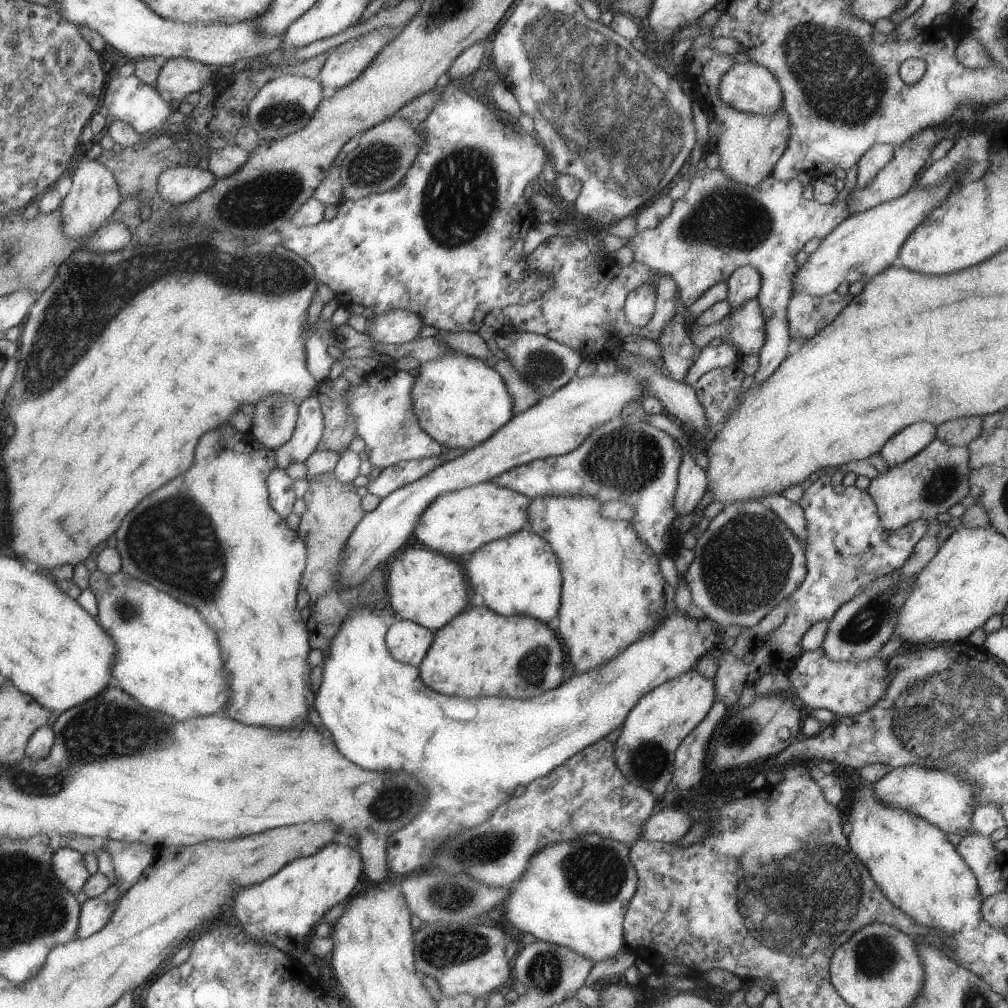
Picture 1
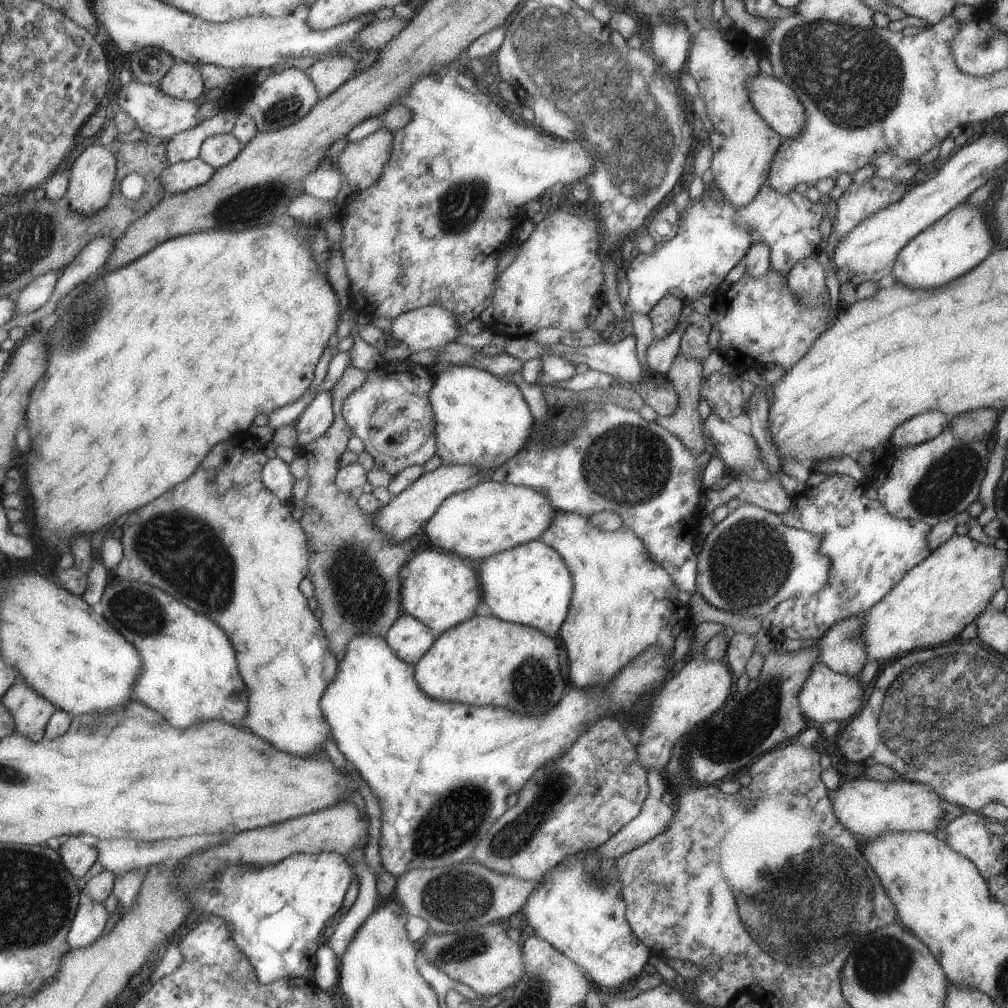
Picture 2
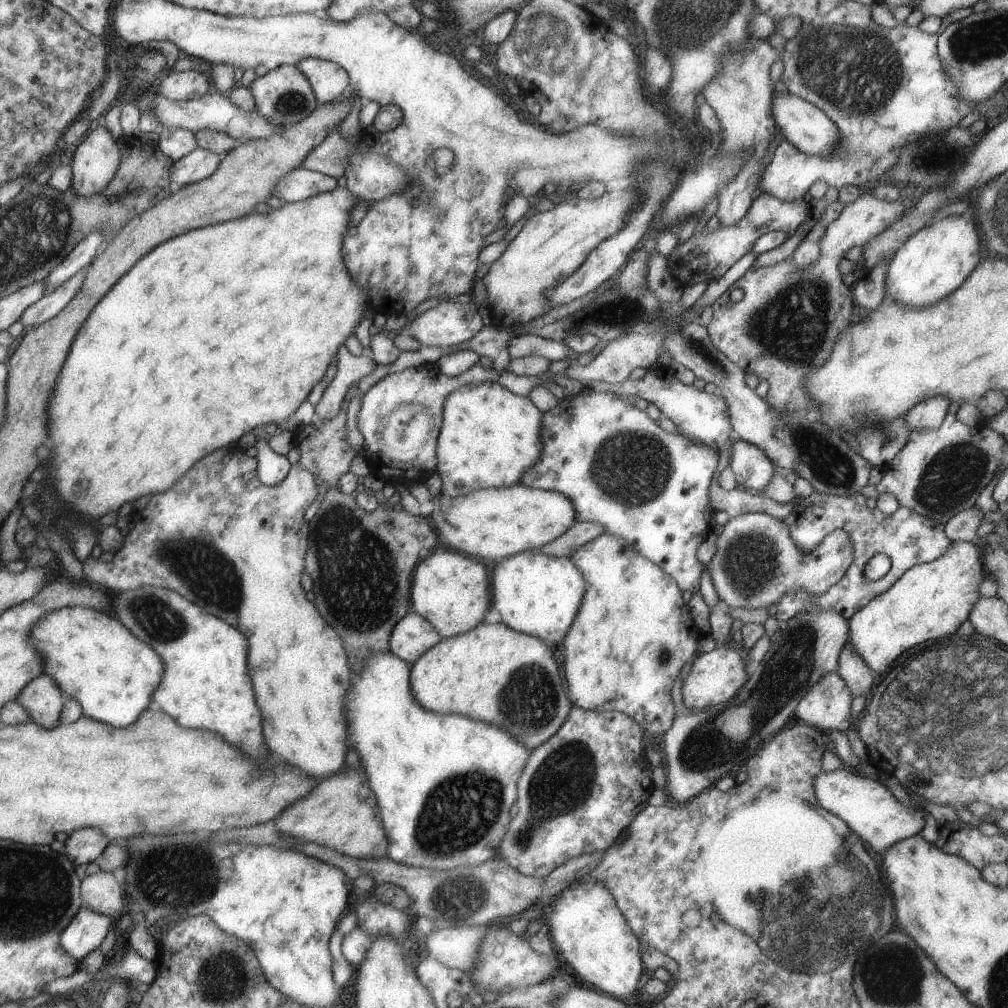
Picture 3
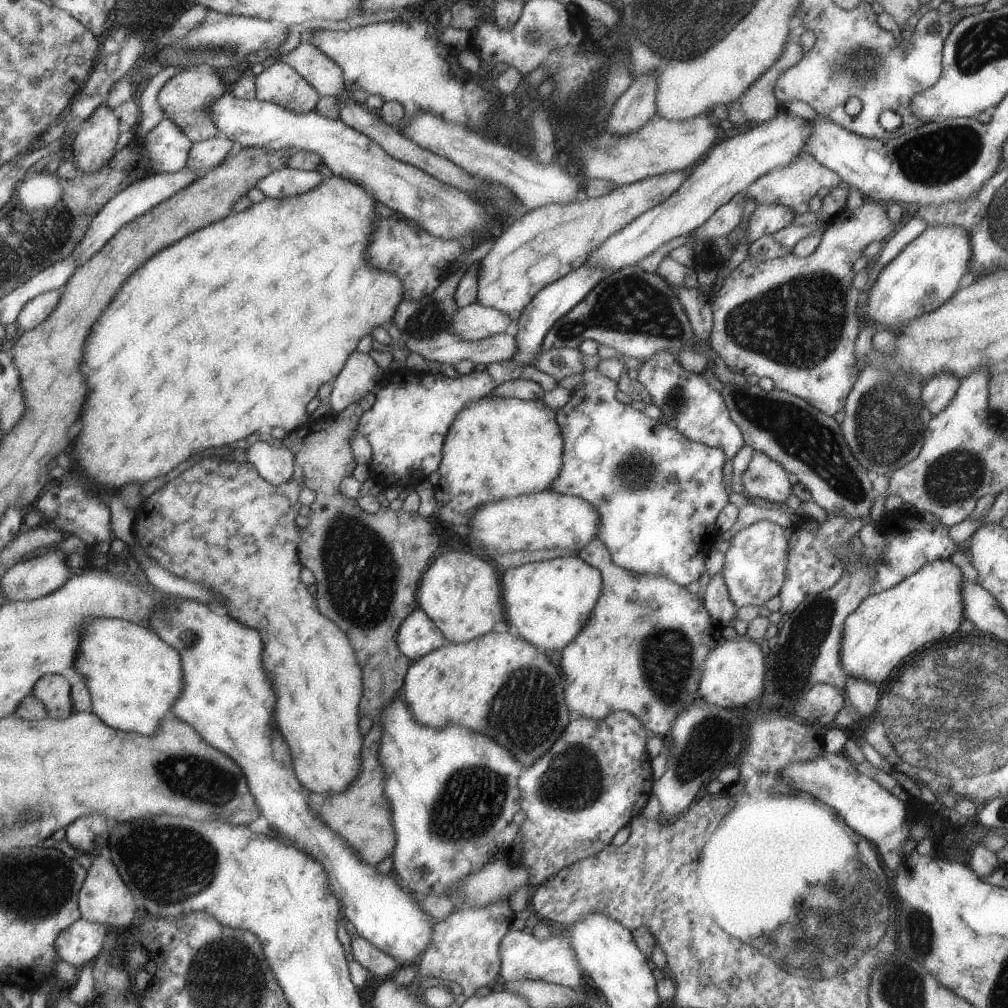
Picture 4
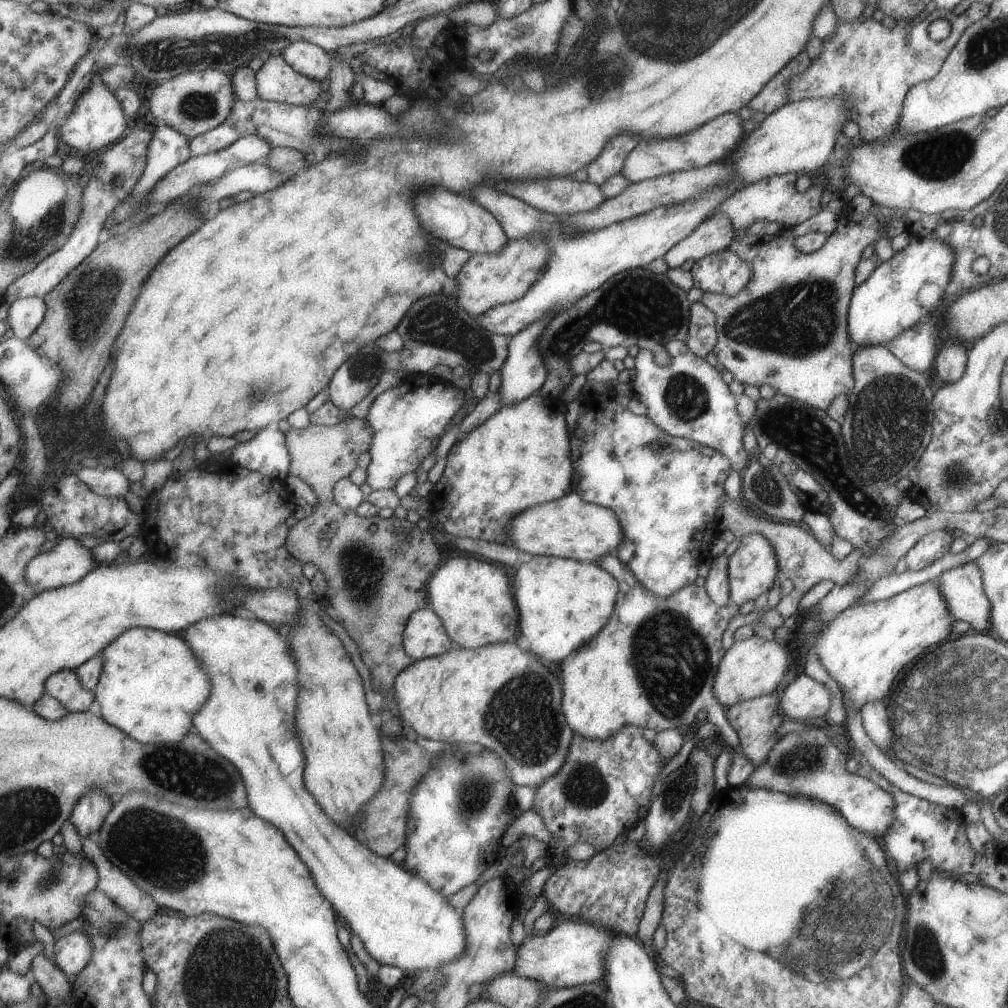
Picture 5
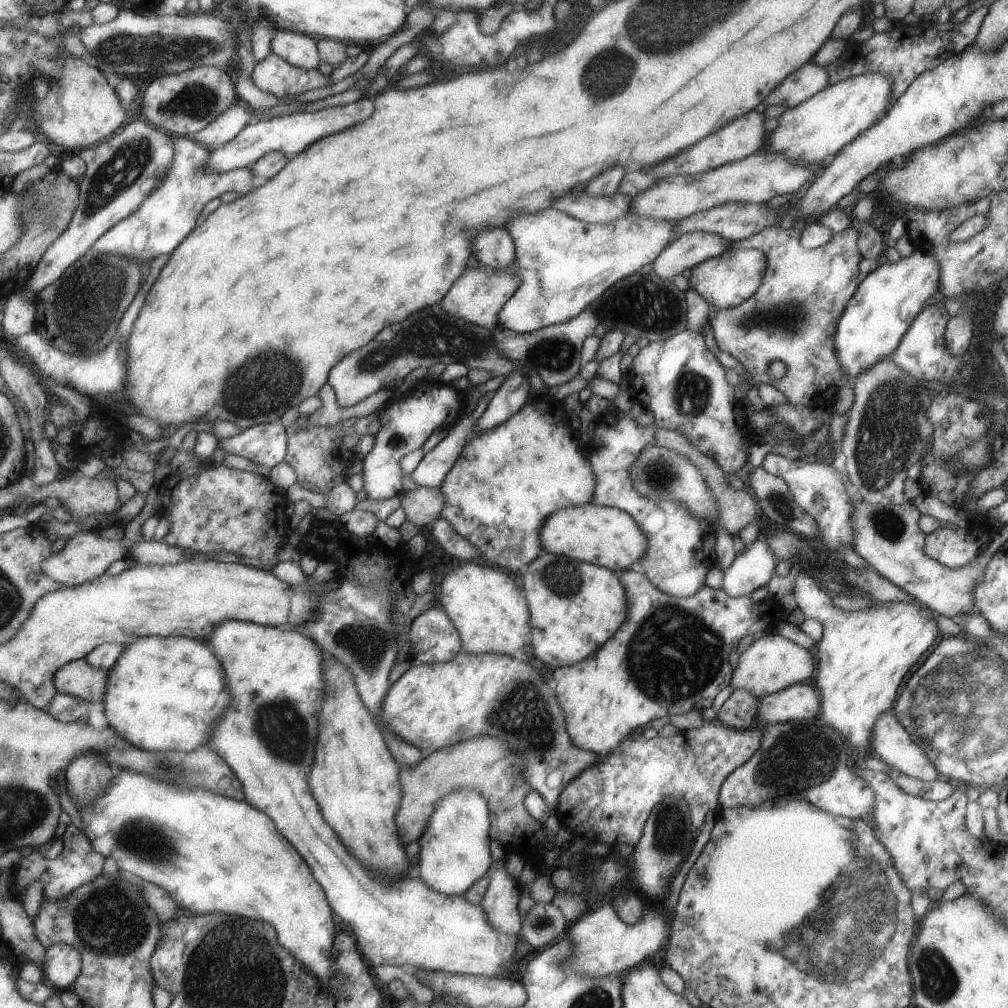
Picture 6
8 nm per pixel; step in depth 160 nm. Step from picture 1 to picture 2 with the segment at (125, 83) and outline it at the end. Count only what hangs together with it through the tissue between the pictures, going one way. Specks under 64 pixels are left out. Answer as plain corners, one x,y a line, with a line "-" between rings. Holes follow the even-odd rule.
135,78
126,85
121,85
117,92
117,106
131,117
135,126
144,136
159,136
170,138
178,132
193,128
198,123
197,109
199,105
194,101
182,101
172,96
163,94
157,84
147,84
137,81

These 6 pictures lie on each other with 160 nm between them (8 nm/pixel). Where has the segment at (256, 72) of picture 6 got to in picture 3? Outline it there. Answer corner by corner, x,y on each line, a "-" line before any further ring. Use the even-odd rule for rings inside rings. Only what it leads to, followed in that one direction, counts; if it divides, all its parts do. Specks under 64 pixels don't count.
281,65
276,69
259,71
249,89
255,110
276,127
289,127
298,123
318,104
309,81
295,65

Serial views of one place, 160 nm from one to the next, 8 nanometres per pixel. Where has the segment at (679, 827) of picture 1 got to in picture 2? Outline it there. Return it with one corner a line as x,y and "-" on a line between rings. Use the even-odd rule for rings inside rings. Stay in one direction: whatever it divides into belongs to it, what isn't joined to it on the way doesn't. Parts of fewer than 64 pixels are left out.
647,771
647,798
639,814
623,825
594,851
603,858
618,859
622,854
661,834
671,822
674,812
661,801
661,794
668,791
663,774

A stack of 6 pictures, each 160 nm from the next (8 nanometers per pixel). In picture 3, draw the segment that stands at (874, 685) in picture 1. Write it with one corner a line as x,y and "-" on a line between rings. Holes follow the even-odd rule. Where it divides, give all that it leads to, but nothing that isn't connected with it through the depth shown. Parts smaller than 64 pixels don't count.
835,671
827,672
817,682
814,682
808,692
799,699
794,714
819,731
823,732
831,728
845,732
853,725
851,708
849,707
852,698
851,691
847,688
845,681

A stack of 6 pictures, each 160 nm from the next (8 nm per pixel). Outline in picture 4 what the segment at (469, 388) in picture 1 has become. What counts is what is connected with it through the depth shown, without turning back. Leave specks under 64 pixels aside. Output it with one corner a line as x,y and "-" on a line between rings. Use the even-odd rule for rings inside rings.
487,395
468,402
455,416
444,436
441,460
438,466
440,479
433,486
435,512
456,531
468,526
471,513
486,502
516,497
549,489
562,461
563,439
555,422
555,411
548,409
541,399
525,400

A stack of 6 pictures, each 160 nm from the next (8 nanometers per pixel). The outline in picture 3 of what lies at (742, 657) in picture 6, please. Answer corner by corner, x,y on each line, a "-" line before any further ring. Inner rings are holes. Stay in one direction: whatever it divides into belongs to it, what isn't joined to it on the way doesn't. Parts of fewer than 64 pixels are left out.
716,645
713,650
697,655
684,676
681,687
682,703
690,709
703,710
725,703
733,703
738,699
740,686
748,677
741,663
738,649

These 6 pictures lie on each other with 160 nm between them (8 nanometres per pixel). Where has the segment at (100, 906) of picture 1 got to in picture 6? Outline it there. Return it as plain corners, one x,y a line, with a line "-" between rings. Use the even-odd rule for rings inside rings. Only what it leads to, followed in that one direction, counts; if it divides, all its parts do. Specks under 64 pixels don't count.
65,943
52,944
46,947
43,966
43,978
61,990
69,989
80,973
79,951

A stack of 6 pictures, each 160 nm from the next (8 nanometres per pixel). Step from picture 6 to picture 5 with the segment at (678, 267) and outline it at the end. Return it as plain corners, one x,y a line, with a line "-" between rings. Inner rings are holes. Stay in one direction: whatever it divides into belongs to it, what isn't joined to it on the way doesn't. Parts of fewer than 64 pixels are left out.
715,213
667,250
663,260
668,268
673,268
680,267
685,260
696,261
702,256
718,253
727,248
733,231
731,221
723,213

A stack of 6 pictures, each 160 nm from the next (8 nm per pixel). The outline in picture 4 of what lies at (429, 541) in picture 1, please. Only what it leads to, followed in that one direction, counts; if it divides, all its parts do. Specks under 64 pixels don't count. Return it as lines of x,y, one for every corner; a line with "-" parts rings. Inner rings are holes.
543,489
535,493
503,497
479,505
468,518
468,526
463,526
463,540
473,540
487,551
510,553
515,551
538,551
559,547
561,550
583,548
593,537
596,538
598,512
587,501
573,495
556,493
551,489

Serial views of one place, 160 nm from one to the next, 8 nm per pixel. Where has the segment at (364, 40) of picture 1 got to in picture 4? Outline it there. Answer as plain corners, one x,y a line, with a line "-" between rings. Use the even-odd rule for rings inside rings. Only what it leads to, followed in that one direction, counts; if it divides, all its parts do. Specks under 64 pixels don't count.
305,41
288,53
273,58
271,63
287,63
301,78
304,78
318,94
339,97
346,94
342,70
320,50

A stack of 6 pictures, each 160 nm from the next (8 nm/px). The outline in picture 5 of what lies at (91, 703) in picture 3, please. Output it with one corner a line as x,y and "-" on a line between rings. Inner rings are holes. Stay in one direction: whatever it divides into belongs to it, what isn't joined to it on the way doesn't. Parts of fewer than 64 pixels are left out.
131,627
111,639
98,654
102,669
92,695
107,724
140,743
176,743
192,730
191,717
204,704
210,684
179,634

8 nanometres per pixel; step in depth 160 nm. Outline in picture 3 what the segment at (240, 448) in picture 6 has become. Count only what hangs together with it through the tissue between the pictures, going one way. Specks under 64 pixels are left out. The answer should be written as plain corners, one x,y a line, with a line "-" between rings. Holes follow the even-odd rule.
266,439
256,440
254,447
256,448
256,475
259,482
267,486
278,485
289,472
289,460
285,455
273,452

